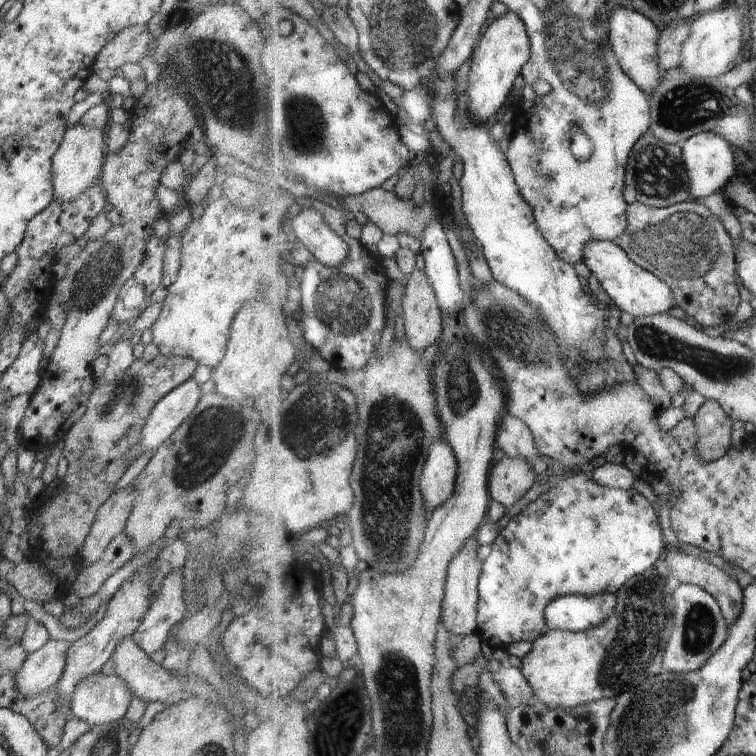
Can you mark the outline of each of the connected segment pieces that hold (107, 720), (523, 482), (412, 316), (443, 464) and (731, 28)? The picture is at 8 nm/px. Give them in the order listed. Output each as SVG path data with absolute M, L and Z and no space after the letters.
M102 672L88 676L76 686L72 696L72 717L100 727L123 721L133 693L128 684Z
M505 456L500 463L494 466L491 483L492 497L506 508L513 507L516 502L520 502L532 490L532 486L537 481L535 468L531 462Z
M417 269L405 286L405 333L420 353L435 346L444 332L444 313L426 269Z
M447 439L437 441L430 450L430 456L422 478L423 498L430 519L440 506L447 504L447 501L455 495L457 481L459 480L459 469L459 458L450 442Z
M738 4L724 7L709 14L699 15L692 22L691 32L683 47L681 70L696 79L717 78L730 72L736 65L736 58L746 48L744 44L744 20Z

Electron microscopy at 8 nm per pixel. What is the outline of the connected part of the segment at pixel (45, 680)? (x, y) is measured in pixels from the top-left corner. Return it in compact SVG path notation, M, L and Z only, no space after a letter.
M50 640L43 648L28 655L15 675L15 690L23 698L33 698L56 686L65 668L69 644Z

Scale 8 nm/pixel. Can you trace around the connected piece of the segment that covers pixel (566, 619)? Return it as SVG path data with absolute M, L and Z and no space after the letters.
M613 593L592 597L567 595L547 609L547 622L553 630L587 632L607 623L618 604L618 595Z

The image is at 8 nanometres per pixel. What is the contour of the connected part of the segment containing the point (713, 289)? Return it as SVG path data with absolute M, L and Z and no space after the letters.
M689 200L672 207L653 208L643 203L629 206L629 224L627 234L618 244L643 269L651 271L671 286L675 293L675 306L681 307L688 316L704 318L708 324L727 324L738 312L742 304L742 294L736 284L736 272L739 272L738 254L728 234L726 226L704 202Z

